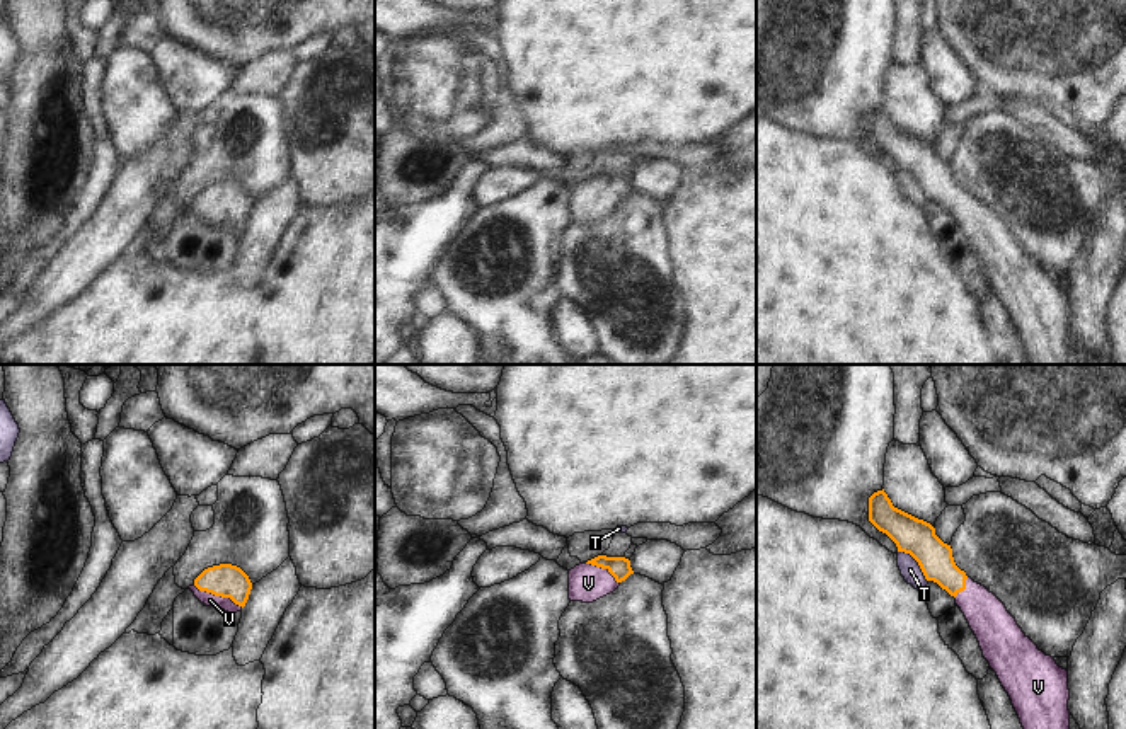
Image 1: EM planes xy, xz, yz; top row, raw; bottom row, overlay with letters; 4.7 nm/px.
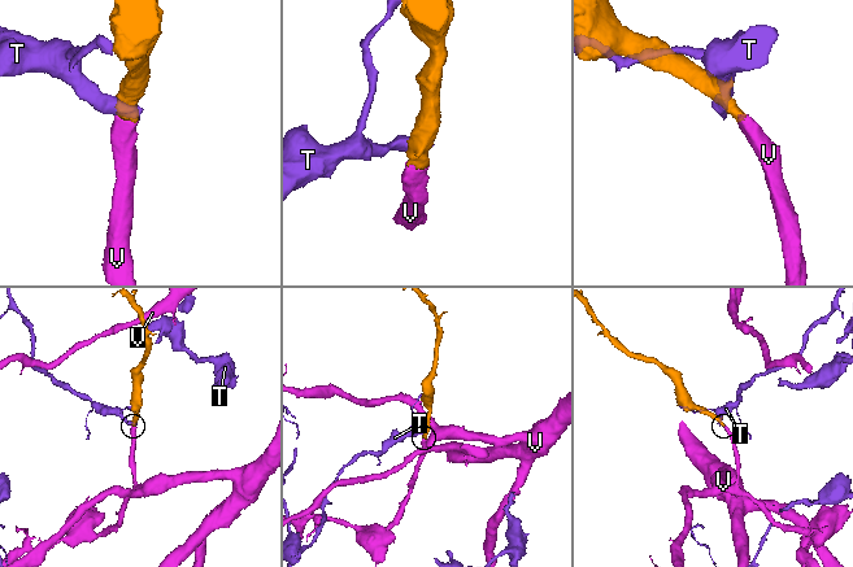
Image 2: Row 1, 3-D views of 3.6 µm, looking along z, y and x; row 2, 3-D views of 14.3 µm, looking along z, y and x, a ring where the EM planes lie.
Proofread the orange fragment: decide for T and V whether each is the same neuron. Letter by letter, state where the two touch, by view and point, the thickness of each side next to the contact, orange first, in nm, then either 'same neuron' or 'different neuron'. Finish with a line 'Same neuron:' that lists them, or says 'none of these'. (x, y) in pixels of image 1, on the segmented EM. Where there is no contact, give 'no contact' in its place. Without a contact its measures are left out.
T: yz (917, 561) | 170/90 nm | different neuron
V: xy (218, 595) | 160/60 nm | same neuron
Same neuron: V

